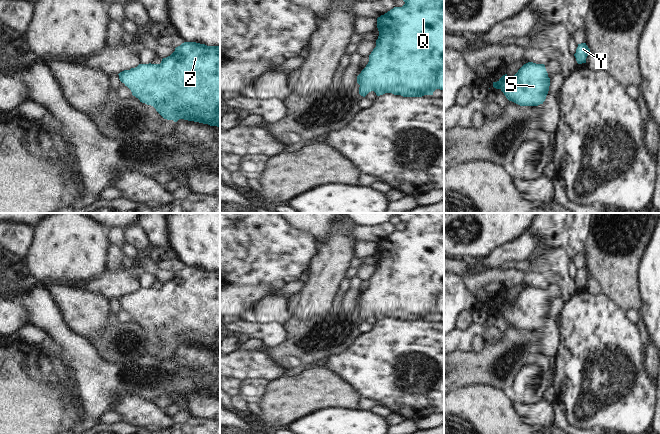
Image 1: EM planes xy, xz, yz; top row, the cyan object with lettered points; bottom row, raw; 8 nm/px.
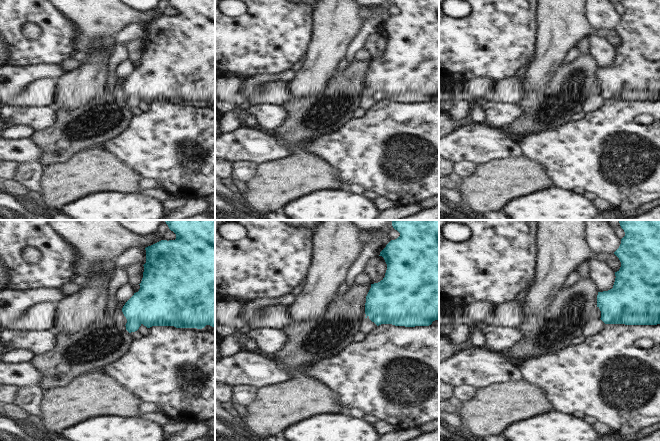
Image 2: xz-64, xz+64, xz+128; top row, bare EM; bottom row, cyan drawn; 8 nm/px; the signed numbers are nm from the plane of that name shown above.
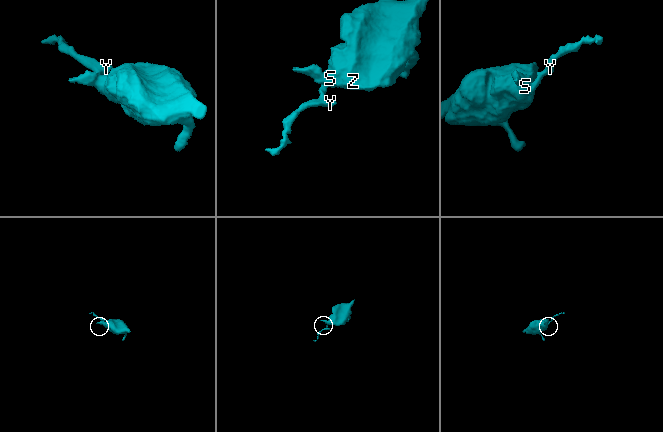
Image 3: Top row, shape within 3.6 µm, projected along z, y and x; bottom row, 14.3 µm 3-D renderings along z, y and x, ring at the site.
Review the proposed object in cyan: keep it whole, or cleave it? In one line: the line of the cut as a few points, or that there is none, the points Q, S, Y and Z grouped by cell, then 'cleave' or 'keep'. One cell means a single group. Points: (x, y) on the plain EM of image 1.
no cut; Q S Y Z; keep

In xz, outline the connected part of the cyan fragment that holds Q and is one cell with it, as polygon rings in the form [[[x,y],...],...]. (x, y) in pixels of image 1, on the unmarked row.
[[[396,213],[395,215],[405,228],[402,231],[394,231],[377,242],[379,260],[376,264],[376,271],[369,279],[368,288],[357,300],[357,307],[360,309],[359,318],[363,321],[371,315],[374,315],[377,320],[392,317],[403,321],[422,321],[424,319],[433,319],[436,313],[444,314],[444,213]]]

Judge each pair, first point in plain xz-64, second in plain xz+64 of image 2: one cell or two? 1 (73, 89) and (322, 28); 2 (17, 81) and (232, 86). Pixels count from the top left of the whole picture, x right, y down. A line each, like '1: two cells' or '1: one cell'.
1: one cell
2: one cell

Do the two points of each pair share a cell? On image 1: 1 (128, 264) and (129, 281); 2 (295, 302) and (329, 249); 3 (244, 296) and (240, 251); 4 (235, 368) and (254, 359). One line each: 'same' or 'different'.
1: different
2: same
3: different
4: same

